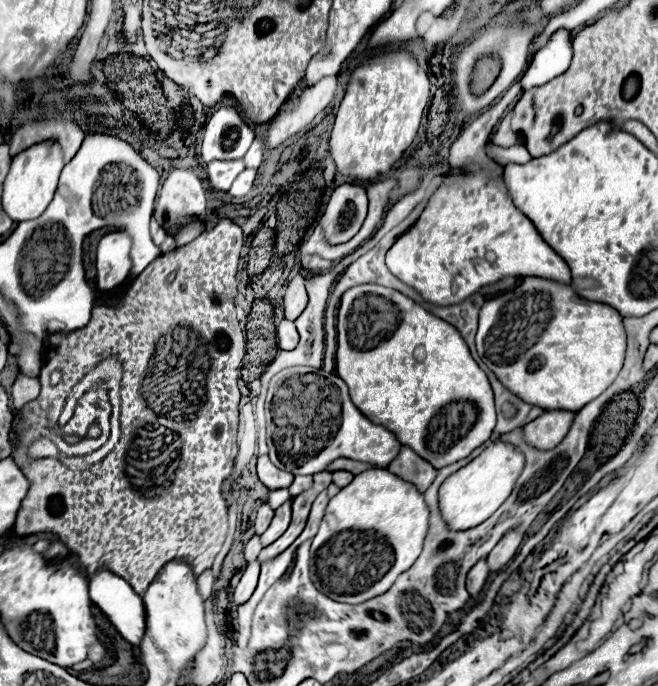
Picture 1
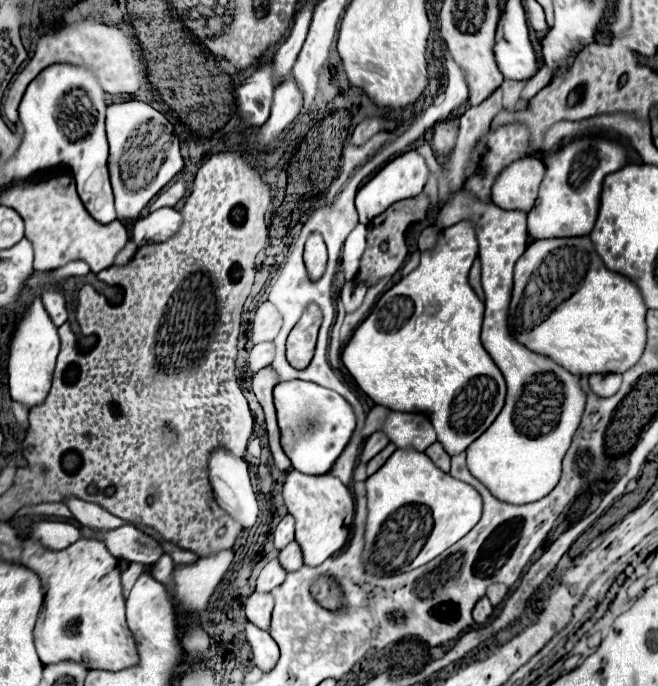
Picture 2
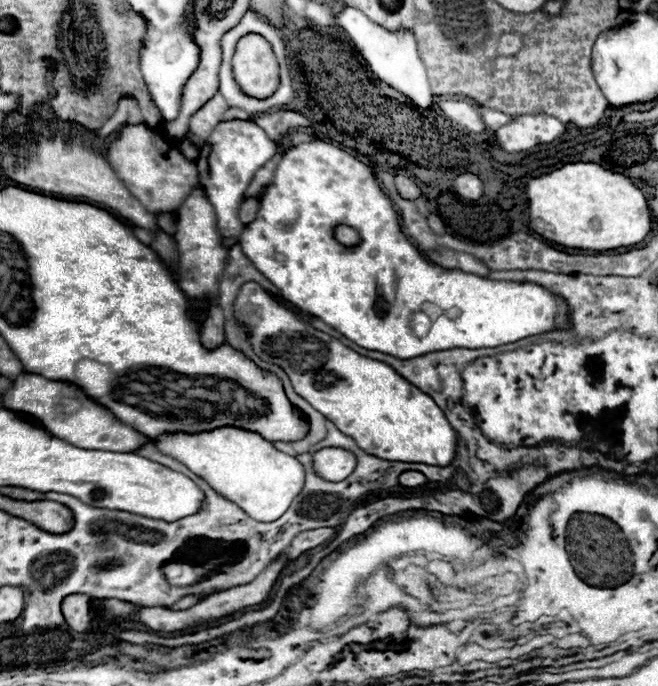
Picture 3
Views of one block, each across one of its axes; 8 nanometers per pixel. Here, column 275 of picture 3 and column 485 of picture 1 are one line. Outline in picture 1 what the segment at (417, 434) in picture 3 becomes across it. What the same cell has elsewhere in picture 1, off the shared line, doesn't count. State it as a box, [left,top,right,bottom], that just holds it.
[476,276,626,408]

